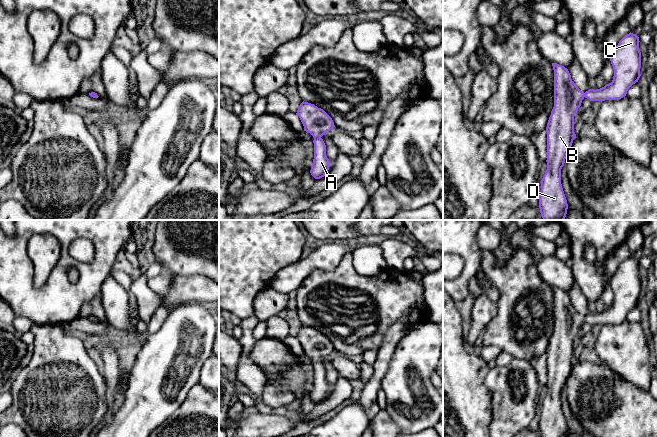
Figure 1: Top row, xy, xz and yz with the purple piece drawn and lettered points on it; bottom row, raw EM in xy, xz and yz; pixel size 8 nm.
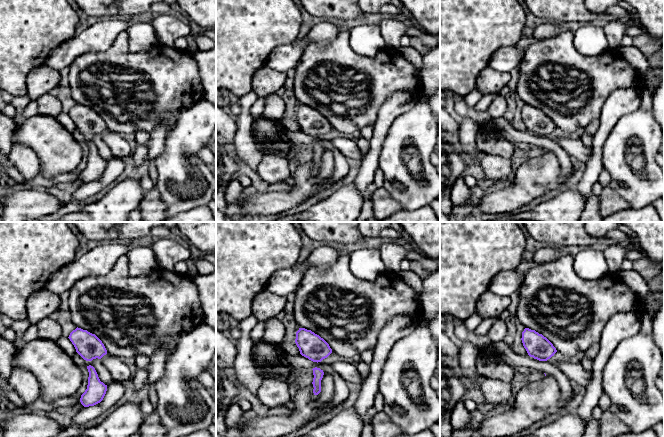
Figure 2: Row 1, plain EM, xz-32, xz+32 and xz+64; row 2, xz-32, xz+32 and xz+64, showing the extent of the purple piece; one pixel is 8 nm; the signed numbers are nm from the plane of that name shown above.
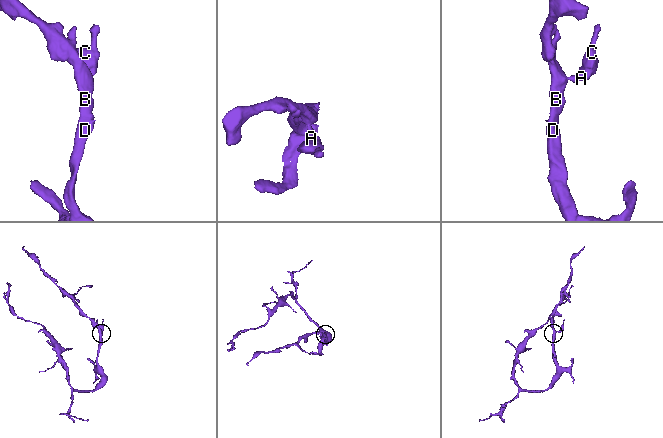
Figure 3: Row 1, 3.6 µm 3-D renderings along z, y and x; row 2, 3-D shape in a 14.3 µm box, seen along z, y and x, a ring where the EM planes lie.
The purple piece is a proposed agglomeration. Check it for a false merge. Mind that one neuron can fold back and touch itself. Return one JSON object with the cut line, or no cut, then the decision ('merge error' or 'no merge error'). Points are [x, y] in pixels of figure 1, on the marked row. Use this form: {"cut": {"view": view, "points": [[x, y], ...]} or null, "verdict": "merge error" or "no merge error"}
{"cut": null, "verdict": "no merge error"}

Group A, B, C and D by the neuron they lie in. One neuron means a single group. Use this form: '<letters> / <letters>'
A B C D

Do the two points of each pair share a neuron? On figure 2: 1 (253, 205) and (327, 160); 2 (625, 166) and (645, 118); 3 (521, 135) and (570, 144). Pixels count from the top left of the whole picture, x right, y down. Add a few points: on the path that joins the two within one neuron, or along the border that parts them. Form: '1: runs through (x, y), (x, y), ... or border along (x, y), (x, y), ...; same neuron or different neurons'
1: runs through (273, 203), (293, 197), (309, 182), (315, 180); same neuron
2: runs through (635, 154), (644, 145), (644, 130); same neuron
3: border along (556, 141), (570, 157); different neurons

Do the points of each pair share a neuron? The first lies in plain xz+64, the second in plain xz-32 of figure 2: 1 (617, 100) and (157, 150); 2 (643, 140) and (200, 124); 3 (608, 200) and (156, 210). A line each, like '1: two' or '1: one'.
1: one
2: one
3: one

